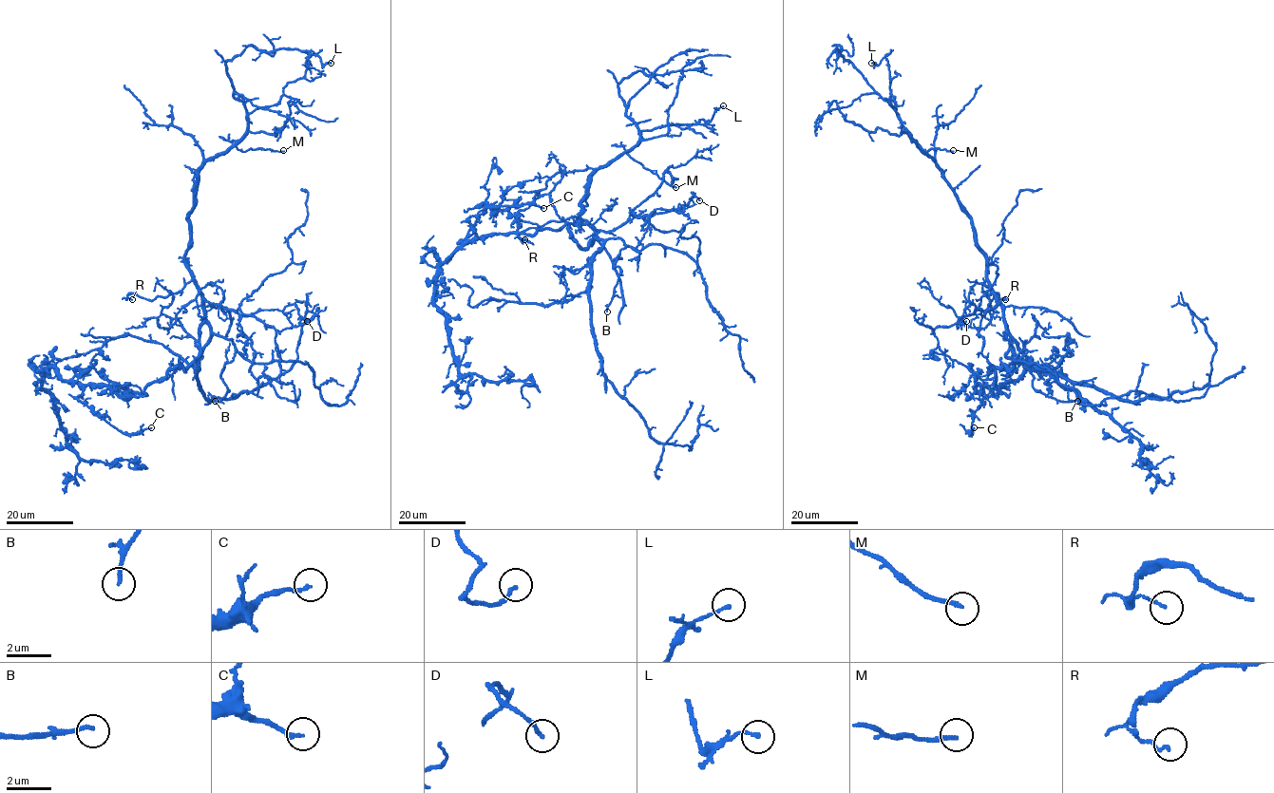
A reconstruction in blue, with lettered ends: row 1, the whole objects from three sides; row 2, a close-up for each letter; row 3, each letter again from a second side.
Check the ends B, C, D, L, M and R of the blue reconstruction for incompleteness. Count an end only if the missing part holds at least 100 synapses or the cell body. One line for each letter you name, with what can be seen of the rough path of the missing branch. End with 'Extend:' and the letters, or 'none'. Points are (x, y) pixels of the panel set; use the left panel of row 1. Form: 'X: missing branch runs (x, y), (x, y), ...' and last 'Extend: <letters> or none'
Extend: none

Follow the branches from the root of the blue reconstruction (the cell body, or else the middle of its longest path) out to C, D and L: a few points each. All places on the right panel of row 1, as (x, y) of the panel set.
C: (1010, 332), (1014, 365), (990, 368), (996, 387), (1003, 386), (981, 401), (969, 433), (974, 427)
D: (1010, 332), (1003, 319), (1003, 306), (998, 301), (982, 315), (971, 304), (959, 322), (966, 321)
L: (1010, 332), (971, 217), (891, 104), (886, 54), (871, 63)

